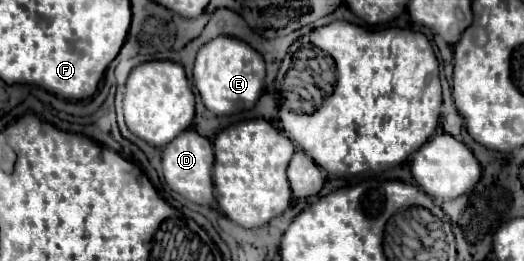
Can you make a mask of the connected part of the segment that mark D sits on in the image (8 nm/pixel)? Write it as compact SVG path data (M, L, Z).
M194 129L182 131L174 141L170 141L162 149L162 171L164 171L164 179L168 187L180 193L184 199L200 203L200 205L210 205L214 199L212 163L214 163L212 143L206 137L198 135Z

